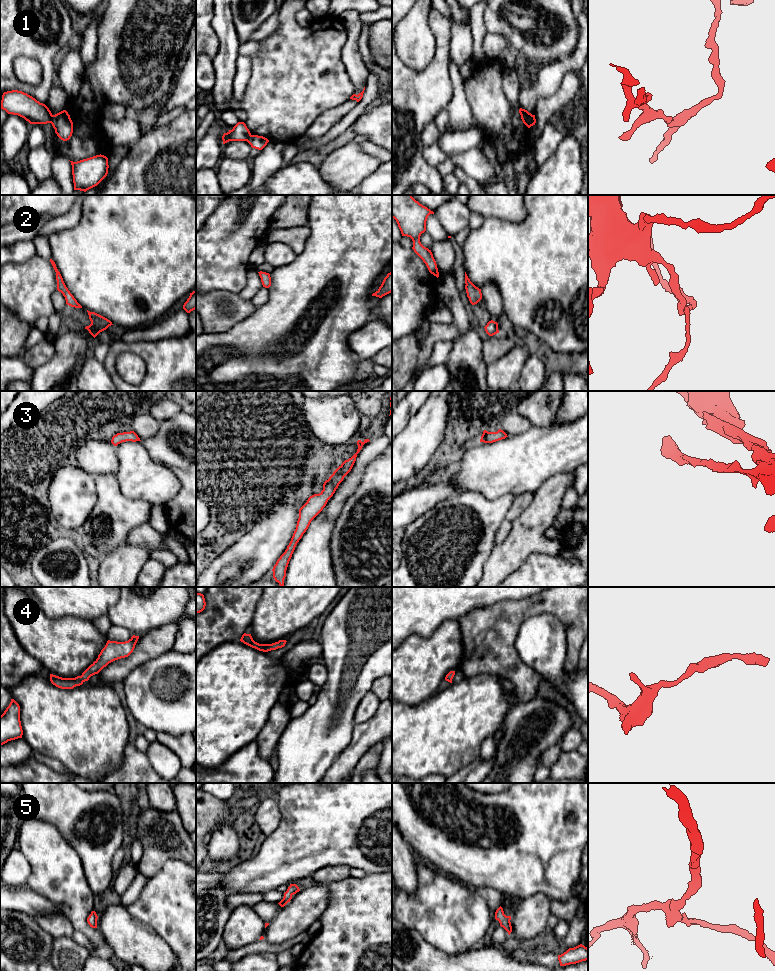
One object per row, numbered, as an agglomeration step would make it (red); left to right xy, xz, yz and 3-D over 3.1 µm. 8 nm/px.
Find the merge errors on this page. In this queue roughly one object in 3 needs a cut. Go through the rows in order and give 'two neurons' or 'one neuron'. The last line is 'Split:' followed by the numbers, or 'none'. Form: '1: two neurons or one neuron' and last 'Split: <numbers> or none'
1: two neurons
2: one neuron
3: one neuron
4: one neuron
5: one neuron
Split: 1

